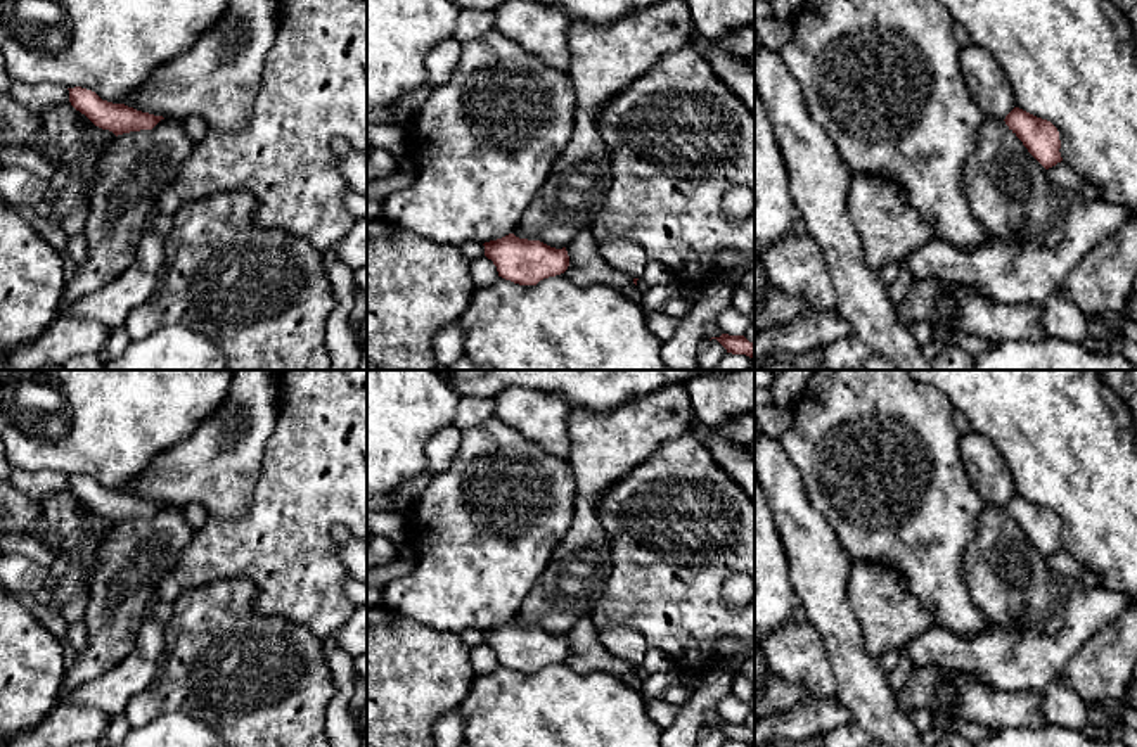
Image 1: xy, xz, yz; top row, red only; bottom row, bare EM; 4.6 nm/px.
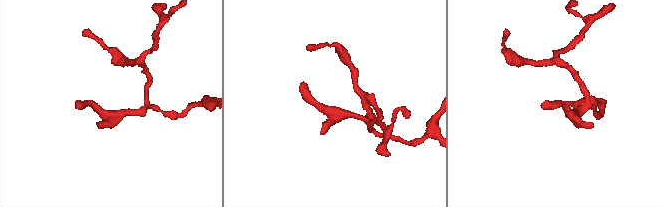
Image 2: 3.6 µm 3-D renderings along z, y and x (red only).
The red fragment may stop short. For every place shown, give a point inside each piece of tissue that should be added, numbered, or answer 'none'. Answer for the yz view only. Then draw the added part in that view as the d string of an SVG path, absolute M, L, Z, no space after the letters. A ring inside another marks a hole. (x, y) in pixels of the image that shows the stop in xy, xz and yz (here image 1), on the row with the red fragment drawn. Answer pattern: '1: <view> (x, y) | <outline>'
1: yz (983, 76) | M969 43L960 48L960 74L973 100L983 112L995 119L1016 107L1012 86L993 54L980 45Z

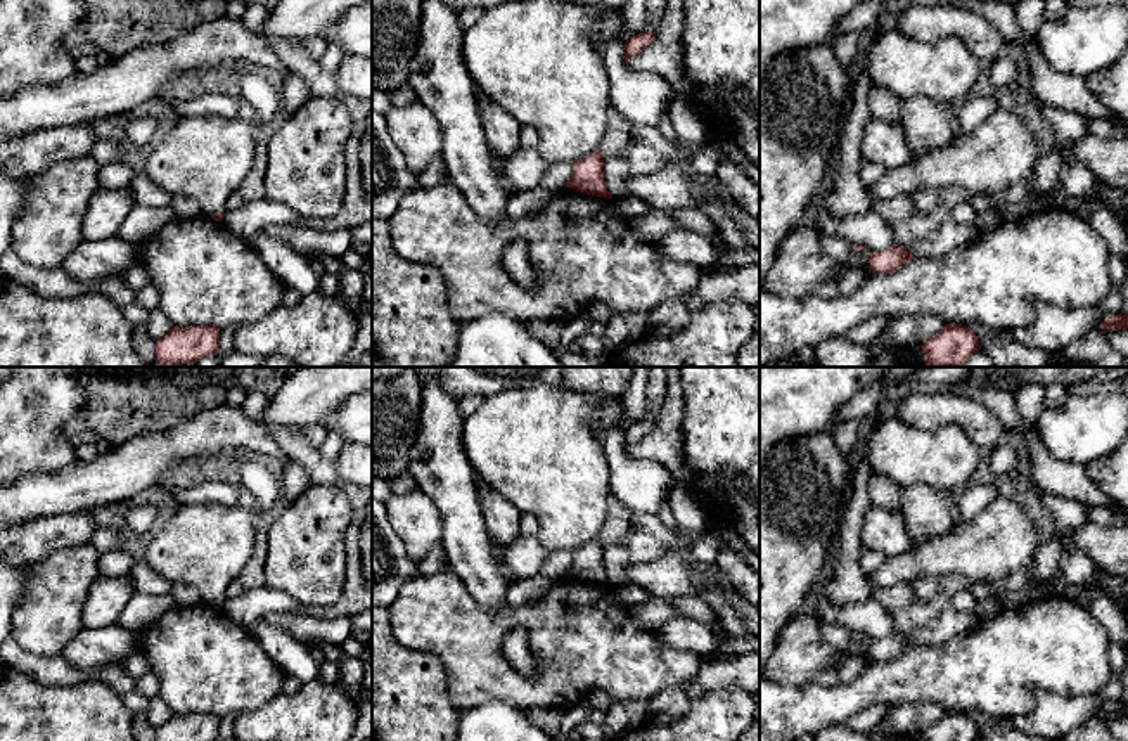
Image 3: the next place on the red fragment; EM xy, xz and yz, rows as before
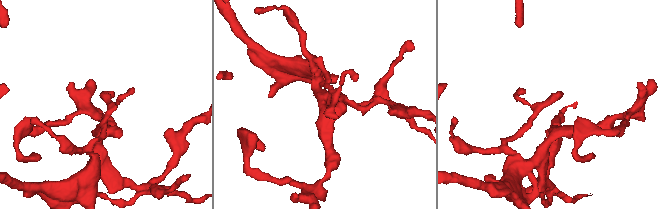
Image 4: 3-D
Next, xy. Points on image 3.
none

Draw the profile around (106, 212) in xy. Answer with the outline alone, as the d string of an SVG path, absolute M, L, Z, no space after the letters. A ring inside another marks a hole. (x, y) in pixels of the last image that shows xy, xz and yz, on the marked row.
M97 189L87 206L81 225L83 239L102 241L118 235L121 223L133 206L135 196L131 189Z

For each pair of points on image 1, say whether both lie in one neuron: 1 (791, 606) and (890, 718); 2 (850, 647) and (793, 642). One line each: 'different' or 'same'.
1: different
2: different

